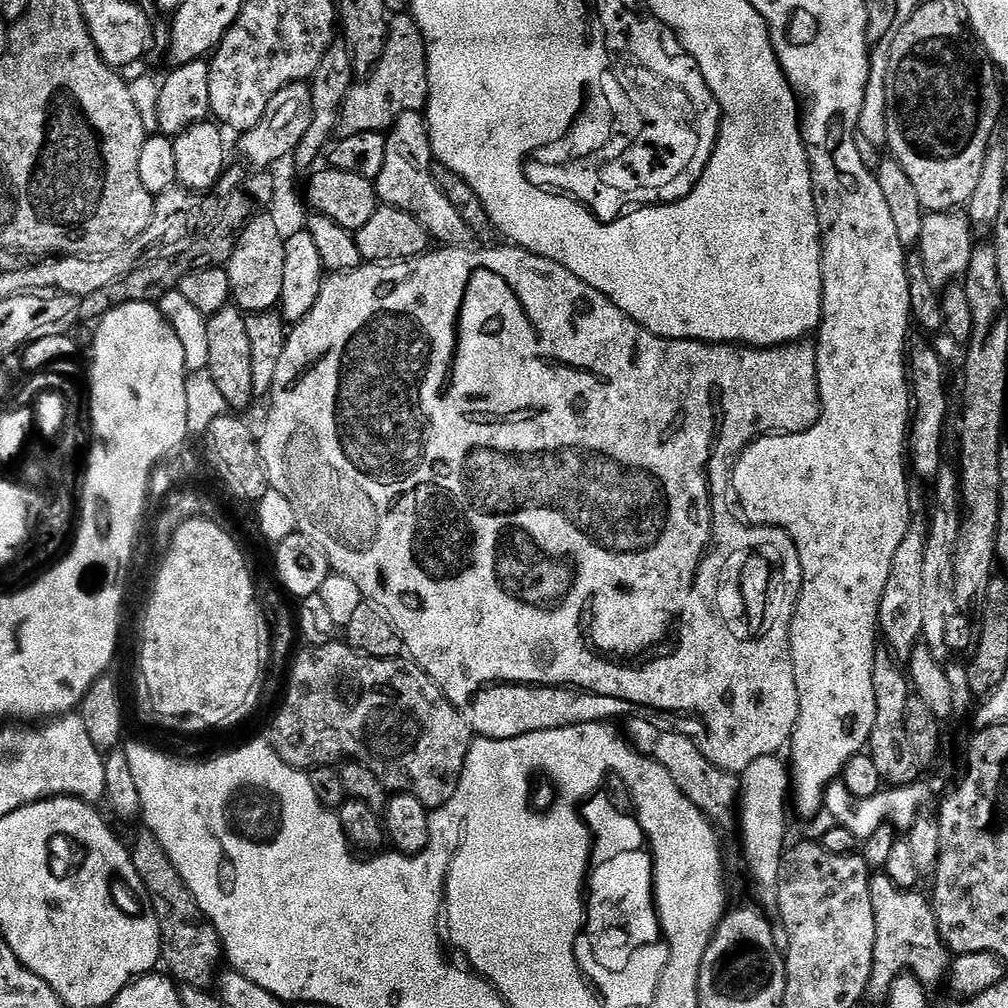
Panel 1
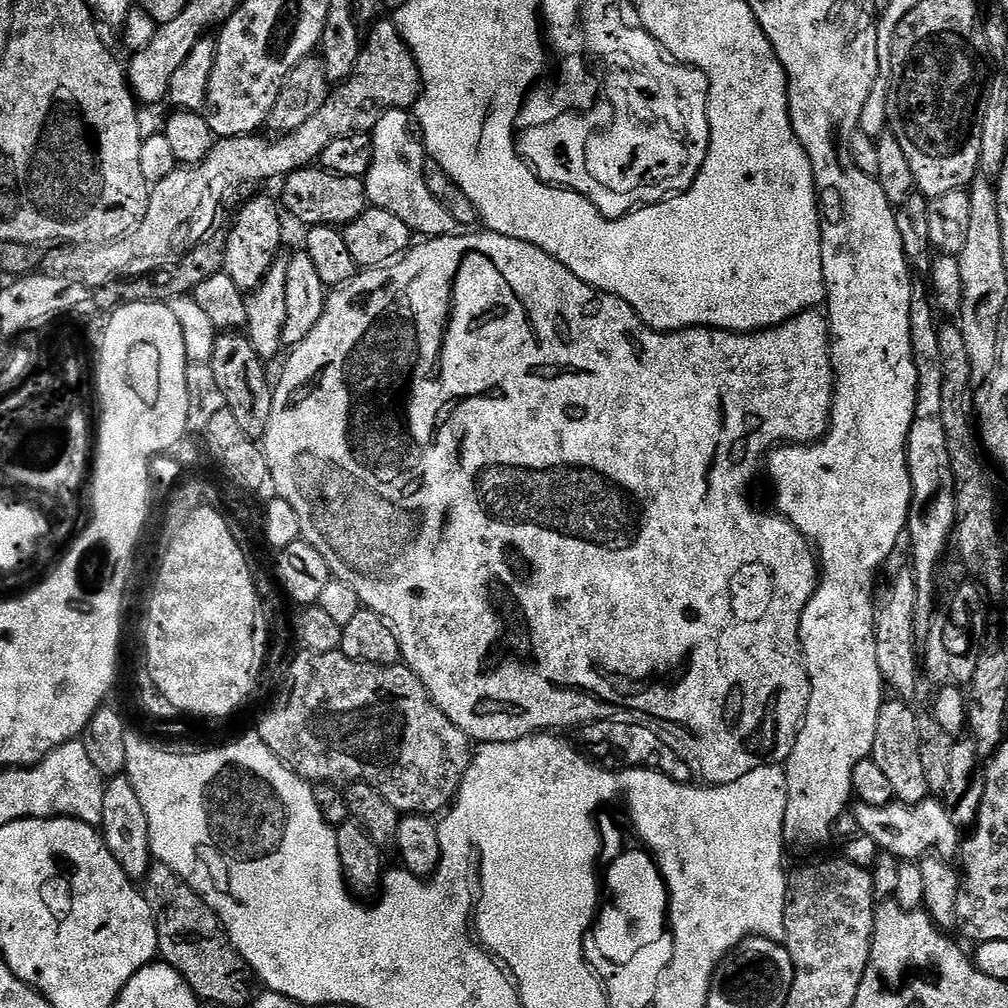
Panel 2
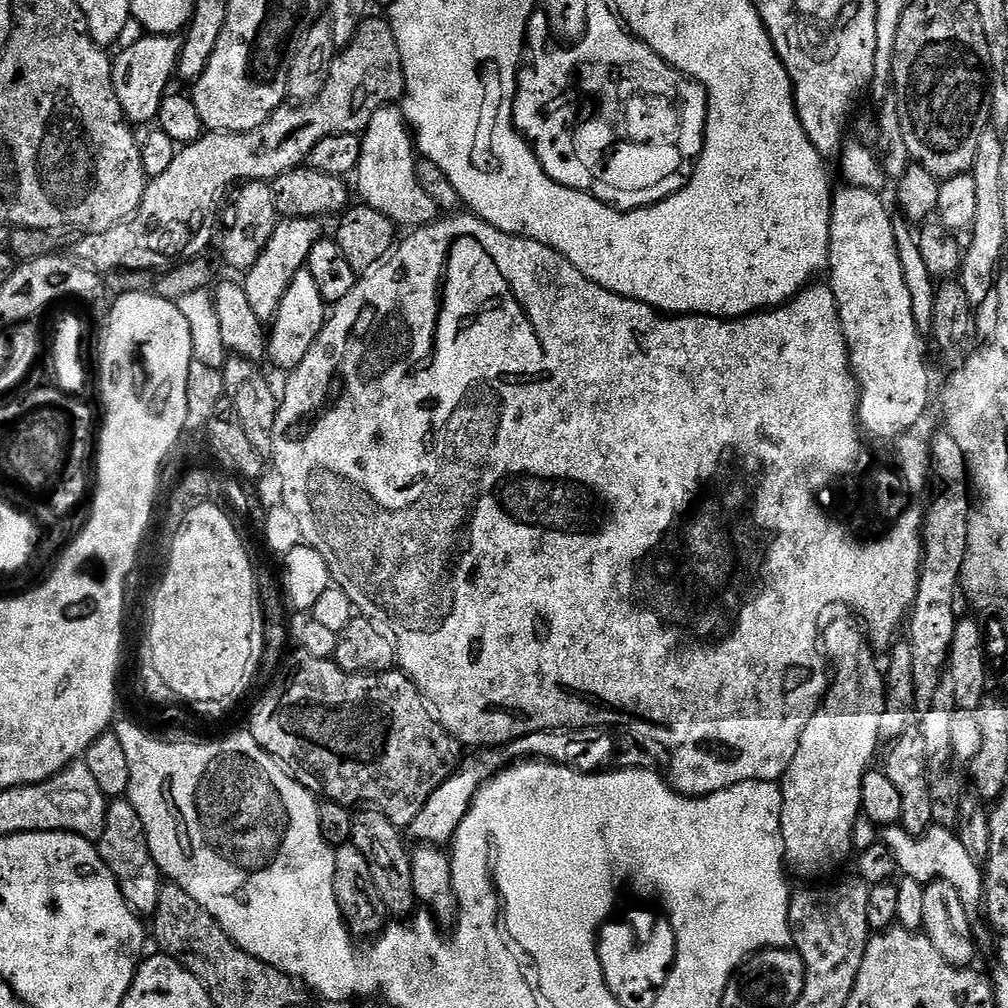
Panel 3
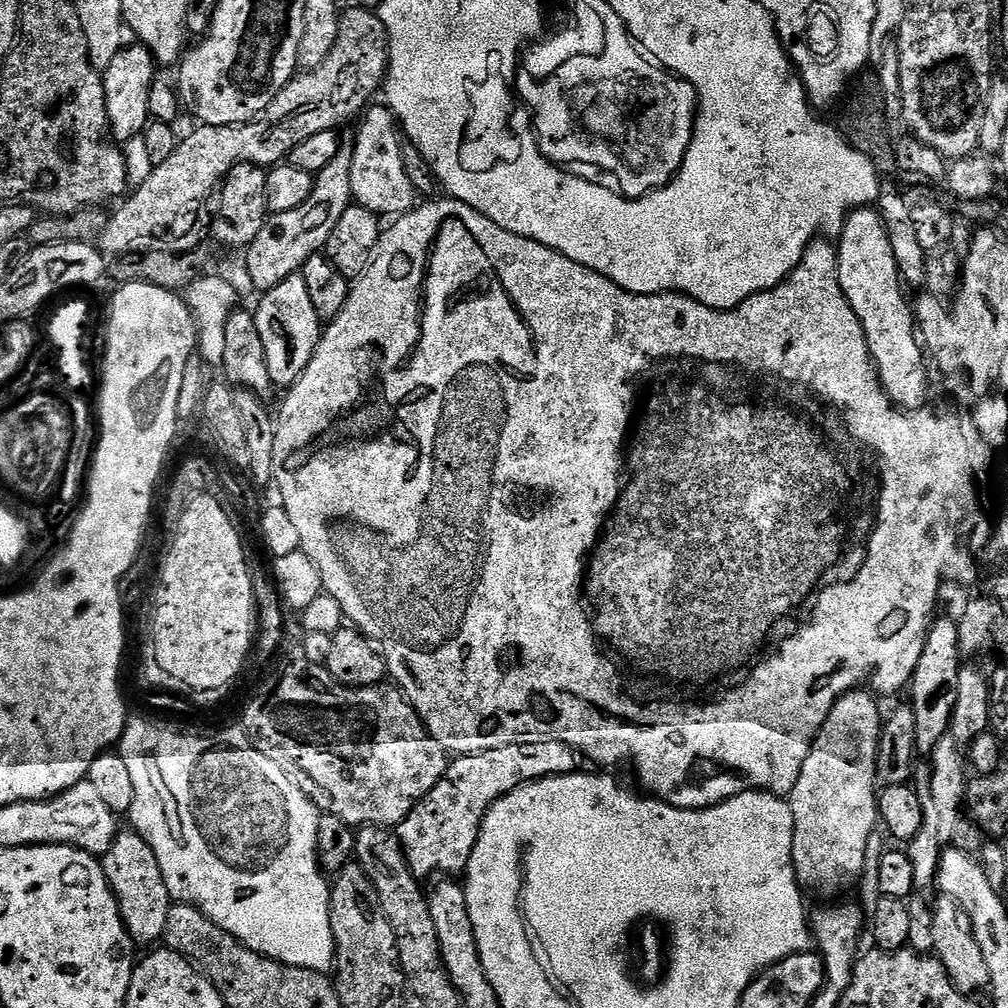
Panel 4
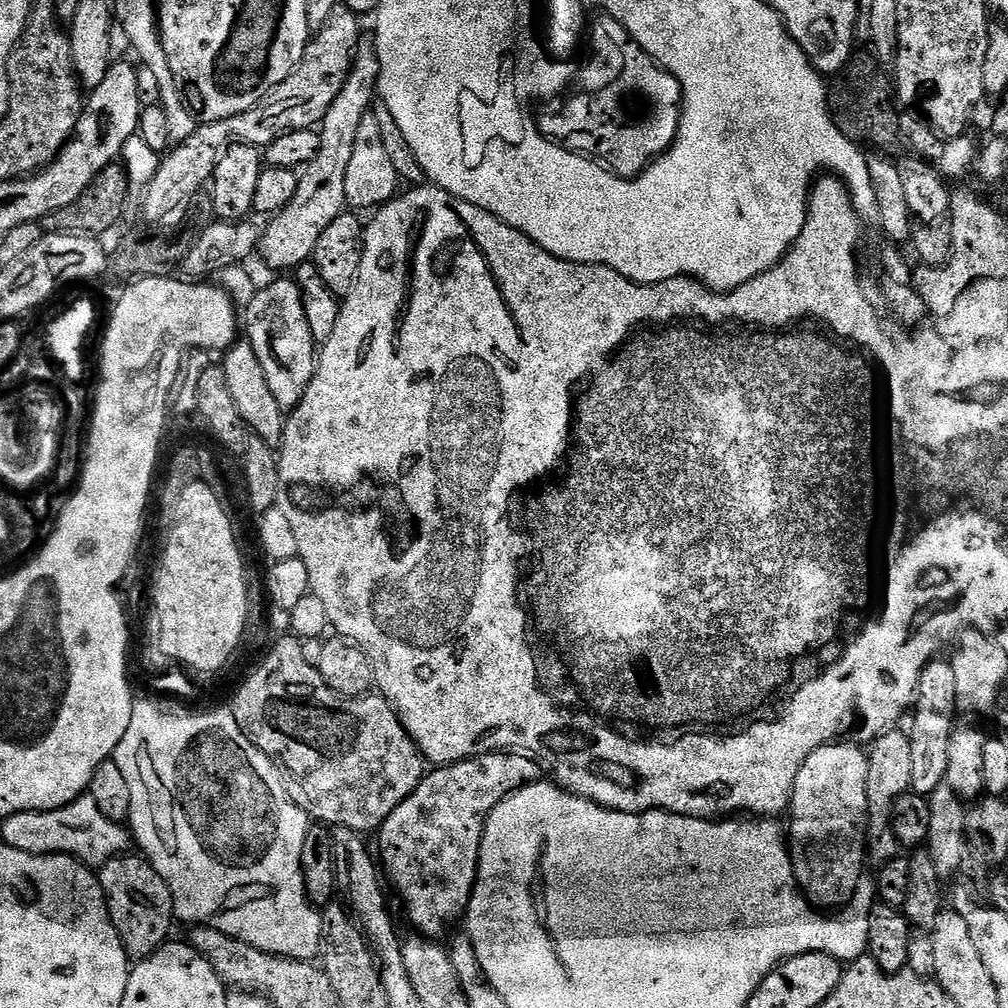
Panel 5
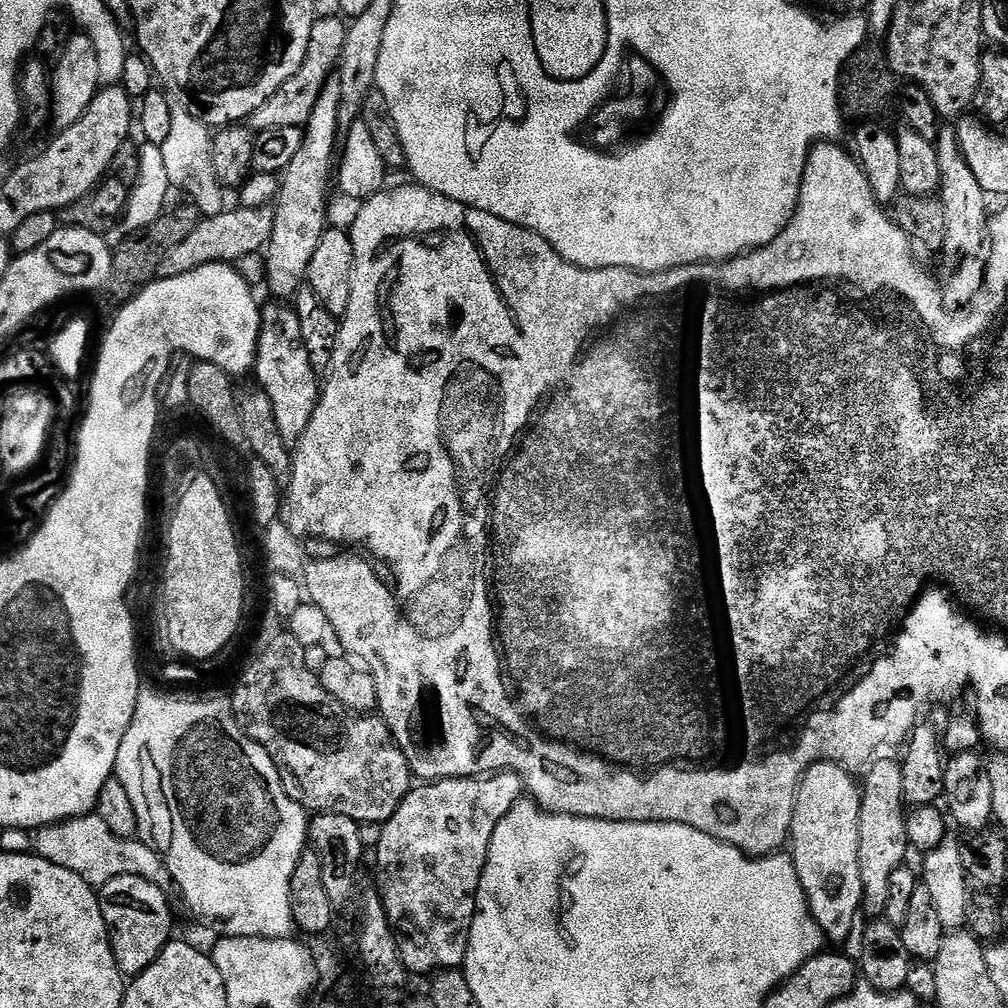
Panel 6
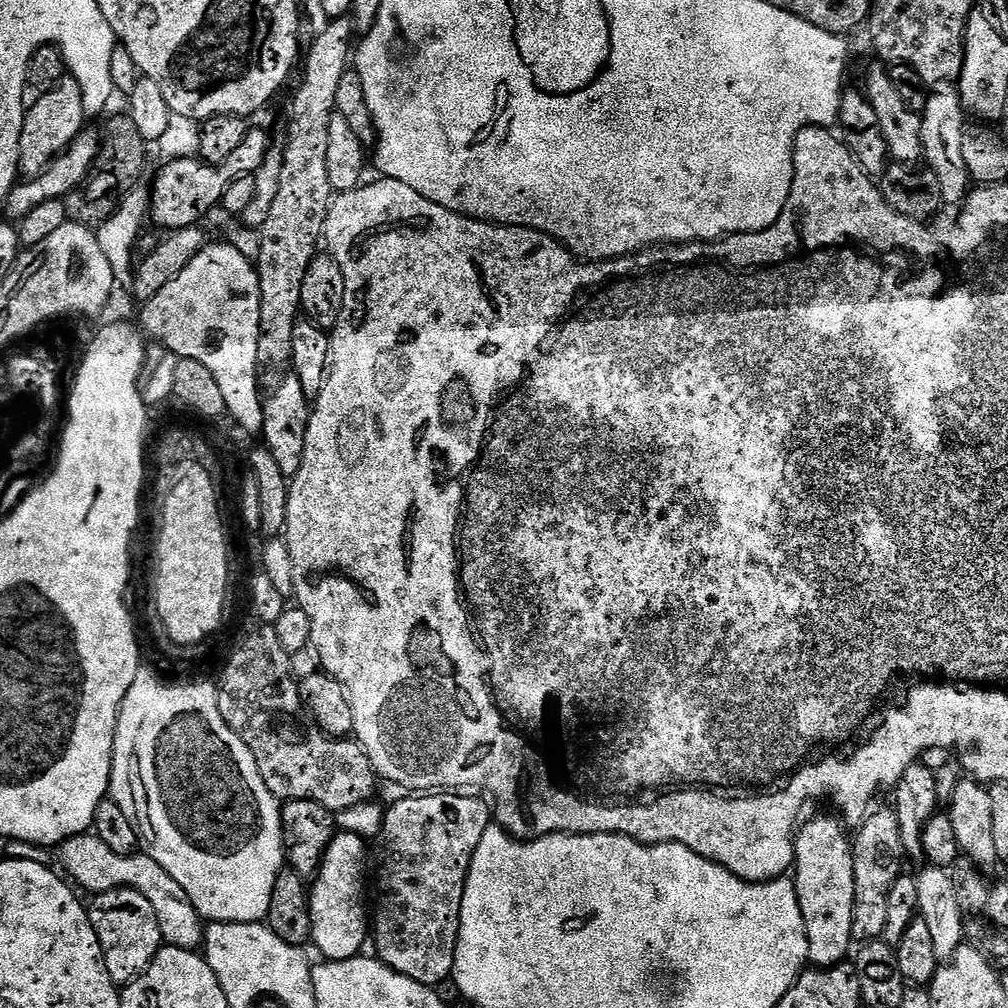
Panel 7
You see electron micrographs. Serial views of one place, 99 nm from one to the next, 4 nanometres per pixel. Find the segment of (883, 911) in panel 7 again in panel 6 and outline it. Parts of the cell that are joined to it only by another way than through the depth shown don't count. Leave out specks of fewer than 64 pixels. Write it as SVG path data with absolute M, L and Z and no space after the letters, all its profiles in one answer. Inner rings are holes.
M882 760L873 763L874 768L869 772L864 784L861 783L861 796L859 806L859 832L858 832L858 864L862 874L862 884L864 892L863 911L867 912L870 918L881 917L888 907L888 900L891 896L889 886L893 870L901 867L905 863L907 843L907 821L906 808L903 803L902 776L900 764L895 761Z

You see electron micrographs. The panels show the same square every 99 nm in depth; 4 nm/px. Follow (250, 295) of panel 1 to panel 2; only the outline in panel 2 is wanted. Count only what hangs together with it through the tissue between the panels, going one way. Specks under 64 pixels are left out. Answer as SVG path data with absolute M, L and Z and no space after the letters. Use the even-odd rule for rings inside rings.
M256 196L237 214L232 229L226 234L223 272L234 281L234 286L238 286L246 294L254 291L264 281L272 263L274 263L277 256L281 255L283 245L281 215L281 205L275 199L272 201L268 196Z

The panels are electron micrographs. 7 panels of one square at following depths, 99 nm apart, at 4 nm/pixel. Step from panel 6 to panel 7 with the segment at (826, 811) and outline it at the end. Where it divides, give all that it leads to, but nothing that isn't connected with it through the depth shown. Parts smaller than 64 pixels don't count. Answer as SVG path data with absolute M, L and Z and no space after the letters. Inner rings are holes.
M816 816L796 833L794 879L796 890L806 905L806 923L809 929L808 958L816 966L841 963L854 942L855 853L853 841L844 833L845 825L837 820L832 816Z

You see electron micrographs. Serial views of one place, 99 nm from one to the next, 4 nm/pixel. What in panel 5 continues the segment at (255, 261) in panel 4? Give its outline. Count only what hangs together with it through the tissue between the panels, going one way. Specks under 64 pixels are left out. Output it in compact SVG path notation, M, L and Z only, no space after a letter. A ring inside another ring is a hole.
M362 38L356 44L356 51L352 57L352 68L348 72L346 82L334 98L330 110L324 115L322 127L319 129L321 148L315 160L310 161L303 169L304 177L296 188L289 204L285 203L279 211L268 221L268 229L263 229L260 238L259 255L264 255L264 260L272 268L299 269L301 264L309 263L315 257L316 247L330 222L334 218L345 215L348 199L346 198L346 168L350 166L350 157L354 154L354 141L358 139L358 126L362 126L362 118L369 115L372 99L375 101L380 86L380 60L376 57L376 41L372 38Z

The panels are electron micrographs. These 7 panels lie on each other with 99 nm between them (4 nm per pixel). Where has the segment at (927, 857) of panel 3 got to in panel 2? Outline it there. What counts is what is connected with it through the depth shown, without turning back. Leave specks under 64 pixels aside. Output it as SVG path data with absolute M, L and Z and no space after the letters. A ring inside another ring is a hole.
M929 798L921 804L911 806L899 802L886 806L857 803L854 813L861 833L874 838L880 852L889 852L901 862L916 862L931 852L937 856L952 858L960 851L962 830L951 822L950 815L939 799Z

